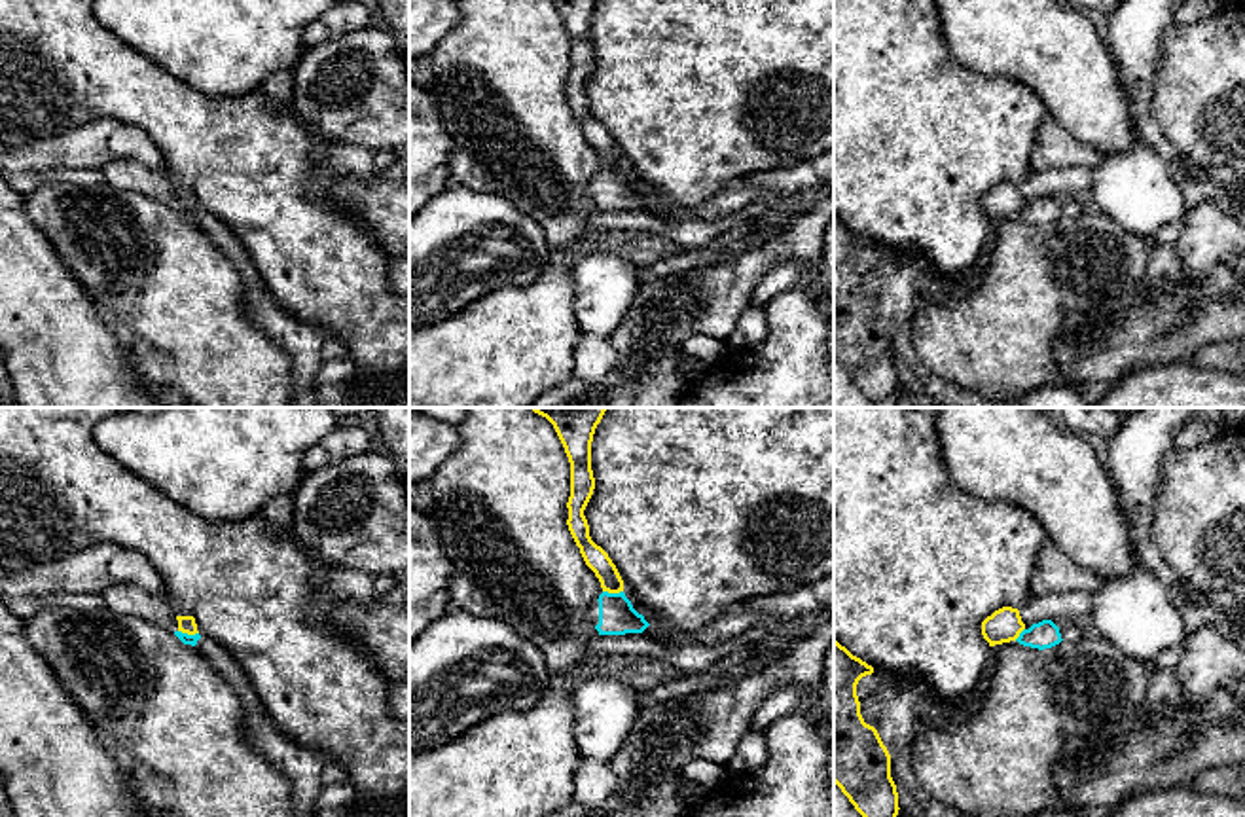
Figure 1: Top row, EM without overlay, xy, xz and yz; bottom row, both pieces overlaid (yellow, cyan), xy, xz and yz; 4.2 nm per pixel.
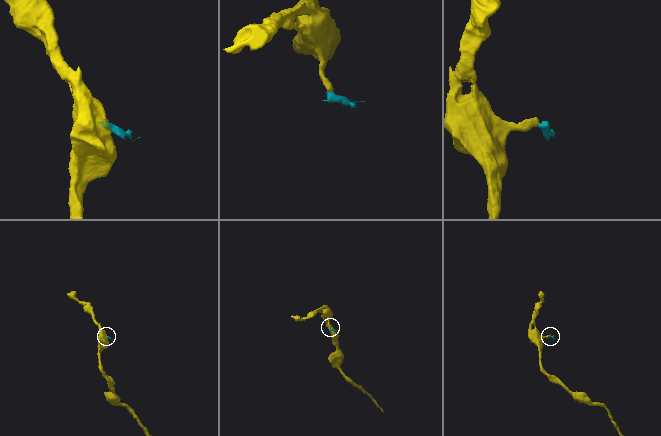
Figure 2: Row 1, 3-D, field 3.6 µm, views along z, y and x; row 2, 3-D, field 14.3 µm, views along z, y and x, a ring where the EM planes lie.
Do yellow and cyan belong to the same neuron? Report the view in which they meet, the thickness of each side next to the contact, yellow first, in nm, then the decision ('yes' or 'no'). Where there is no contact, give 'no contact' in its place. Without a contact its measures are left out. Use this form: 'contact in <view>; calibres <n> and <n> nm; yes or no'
contact in xy; calibres 80 and 50 nm; no

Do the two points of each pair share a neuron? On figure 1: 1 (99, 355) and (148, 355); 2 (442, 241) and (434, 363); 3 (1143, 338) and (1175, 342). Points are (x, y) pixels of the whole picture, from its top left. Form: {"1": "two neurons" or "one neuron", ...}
{"1": "two neurons", "2": "two neurons", "3": "one neuron"}

